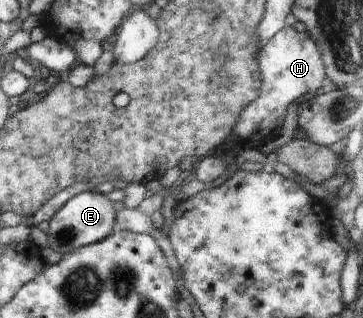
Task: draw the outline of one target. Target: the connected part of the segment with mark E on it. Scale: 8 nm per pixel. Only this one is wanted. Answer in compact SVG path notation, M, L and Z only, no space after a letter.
M95 191L79 193L71 197L50 220L47 231L49 248L63 254L106 240L107 235L111 233L113 221L115 221L115 209L105 195L97 195Z

